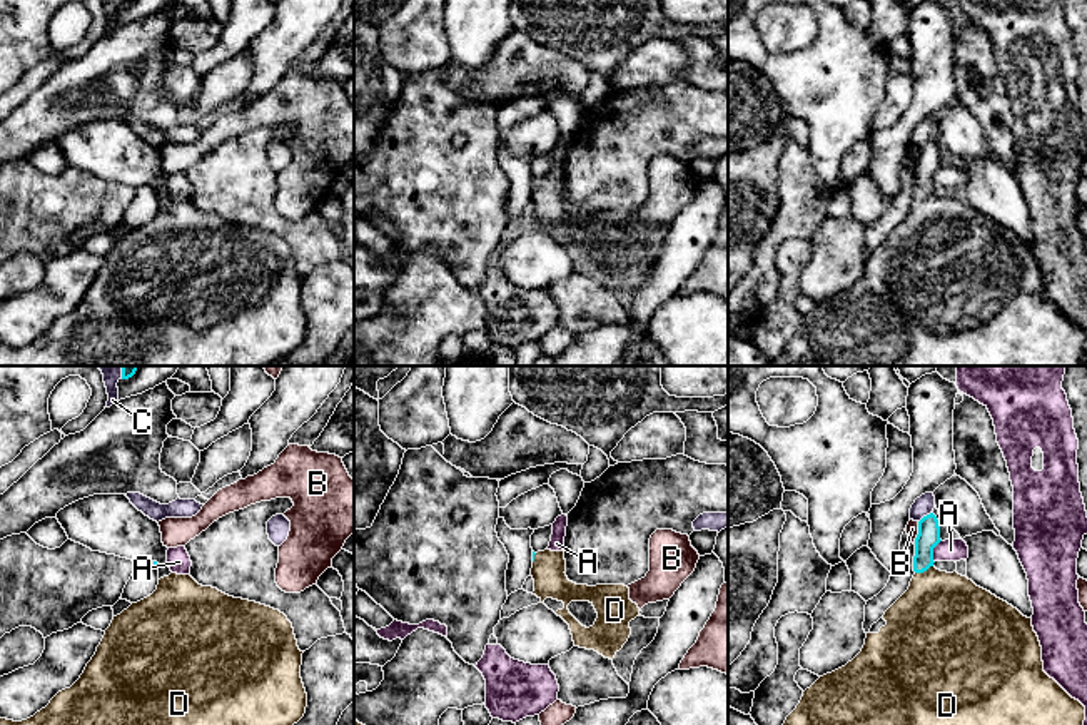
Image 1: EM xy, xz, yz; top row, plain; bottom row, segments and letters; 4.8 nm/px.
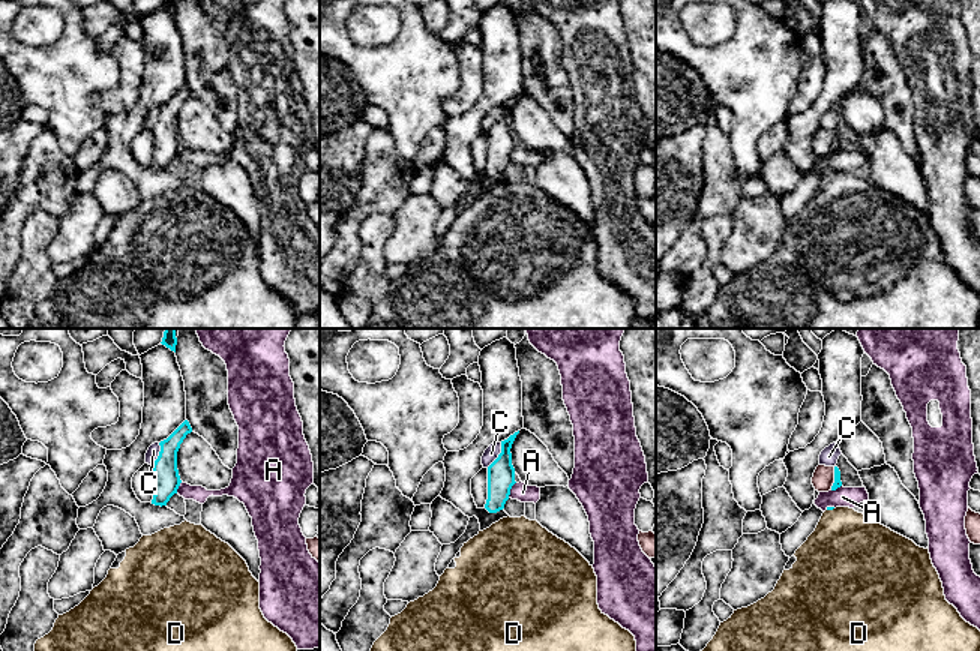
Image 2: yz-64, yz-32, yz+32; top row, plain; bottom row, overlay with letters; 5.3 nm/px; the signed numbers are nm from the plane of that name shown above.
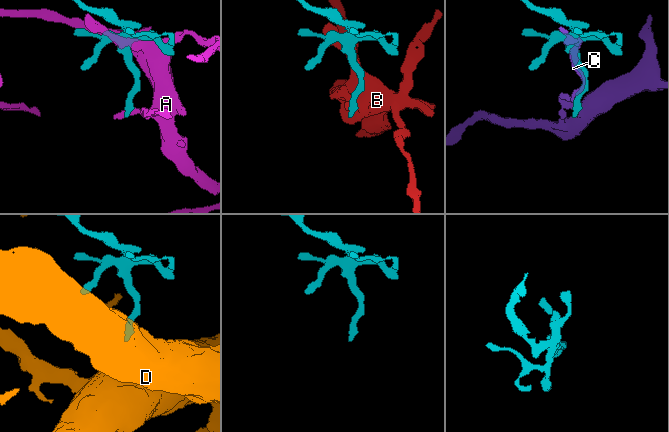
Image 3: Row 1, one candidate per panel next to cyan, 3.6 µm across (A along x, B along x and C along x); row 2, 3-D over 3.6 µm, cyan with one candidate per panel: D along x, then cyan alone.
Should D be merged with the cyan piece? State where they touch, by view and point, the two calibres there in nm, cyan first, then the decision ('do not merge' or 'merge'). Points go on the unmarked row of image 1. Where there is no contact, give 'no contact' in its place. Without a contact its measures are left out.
contact yz (924, 196); calibres 110 and 440 nm; merge

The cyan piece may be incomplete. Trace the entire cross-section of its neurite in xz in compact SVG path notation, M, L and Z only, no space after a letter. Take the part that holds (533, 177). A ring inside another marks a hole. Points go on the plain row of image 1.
M533 177L531 202L534 217L541 229L553 224L564 229L556 241L571 256L574 272L594 276L613 286L631 261L629 247L640 242L640 234L629 226L629 214L624 210L576 210L566 202L564 177ZM571 227L589 227L598 244L593 252L583 252L568 236Z

